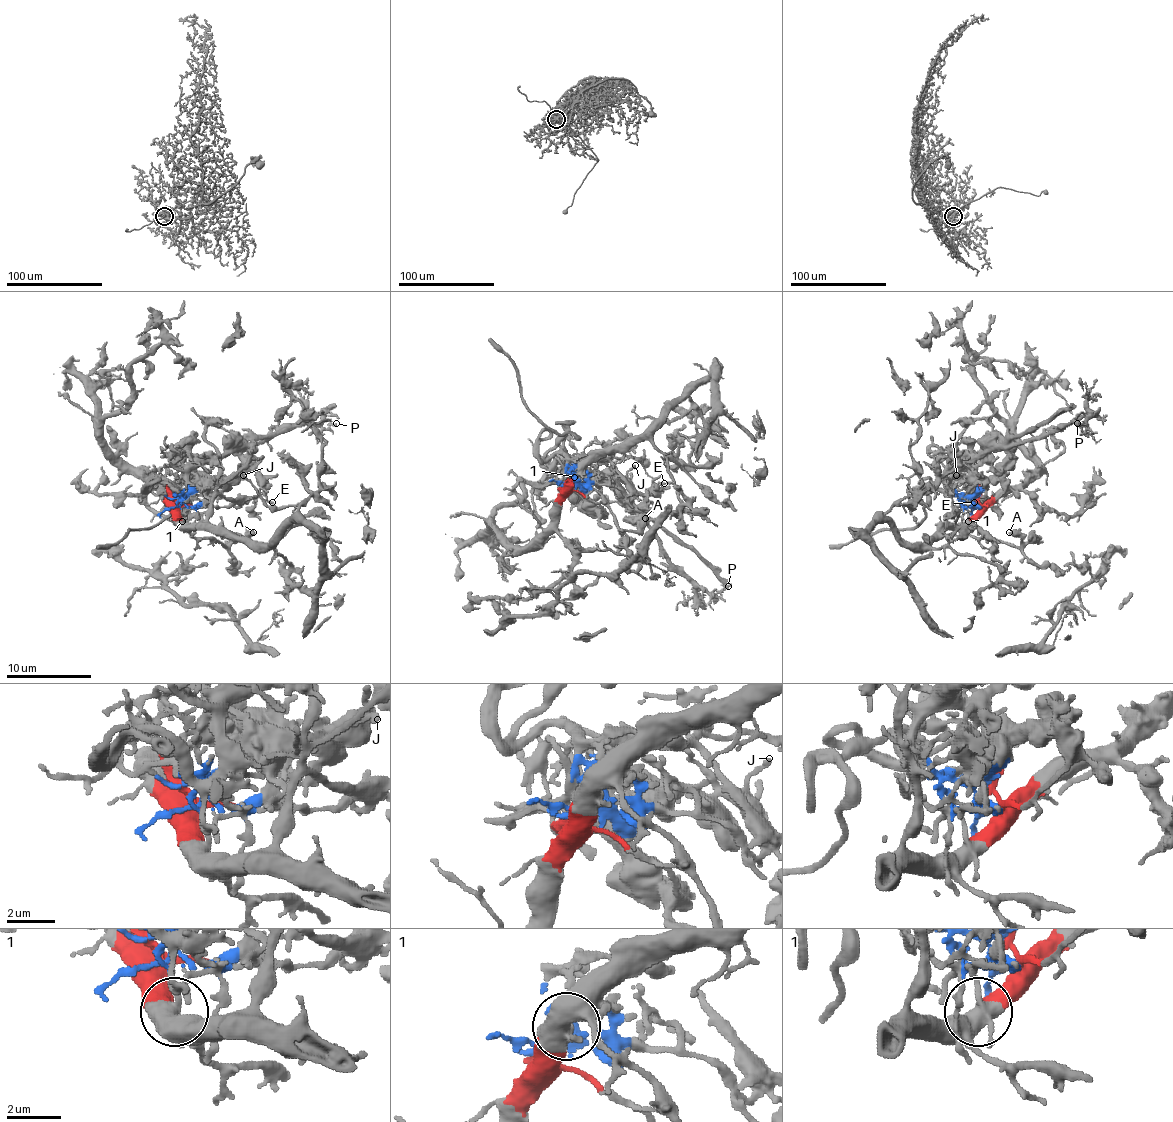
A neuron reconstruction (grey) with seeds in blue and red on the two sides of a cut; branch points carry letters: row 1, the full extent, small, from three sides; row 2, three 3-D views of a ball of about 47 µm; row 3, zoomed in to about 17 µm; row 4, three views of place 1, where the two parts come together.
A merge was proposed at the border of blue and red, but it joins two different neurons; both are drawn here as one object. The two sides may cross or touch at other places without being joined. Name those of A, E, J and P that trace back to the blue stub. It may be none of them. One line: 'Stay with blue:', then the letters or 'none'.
Stay with blue: J, P

